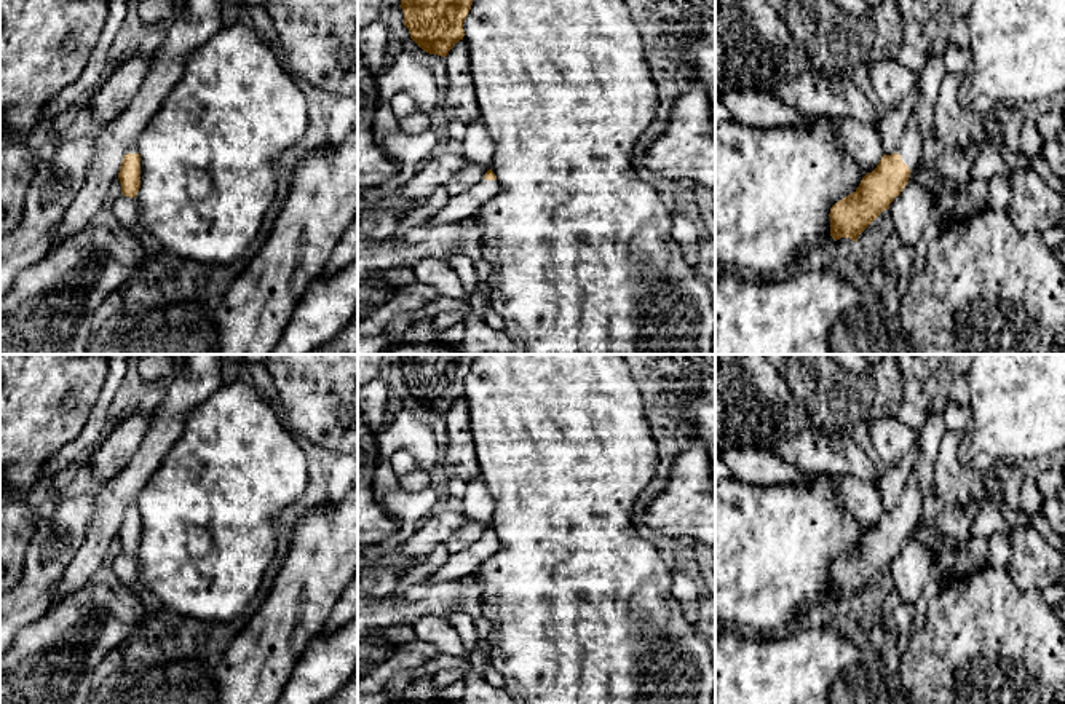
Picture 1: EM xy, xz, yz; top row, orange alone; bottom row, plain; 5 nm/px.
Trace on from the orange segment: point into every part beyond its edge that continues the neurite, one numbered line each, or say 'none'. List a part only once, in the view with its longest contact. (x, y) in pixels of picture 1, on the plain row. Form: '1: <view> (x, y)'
1: yz (920, 481)

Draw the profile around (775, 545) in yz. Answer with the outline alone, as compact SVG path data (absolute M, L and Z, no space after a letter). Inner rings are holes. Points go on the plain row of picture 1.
M832 474L802 484L752 485L730 476L715 484L715 631L731 626L747 635L770 637L790 619L824 611L830 594L830 565L856 549L867 530L840 503Z

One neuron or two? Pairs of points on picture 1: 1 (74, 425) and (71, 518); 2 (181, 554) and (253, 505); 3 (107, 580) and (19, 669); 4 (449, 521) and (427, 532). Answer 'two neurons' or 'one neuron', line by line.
1: two neurons
2: one neuron
3: one neuron
4: one neuron

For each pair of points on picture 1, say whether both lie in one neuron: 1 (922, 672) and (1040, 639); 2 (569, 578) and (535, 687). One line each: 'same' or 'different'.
1: same
2: same

